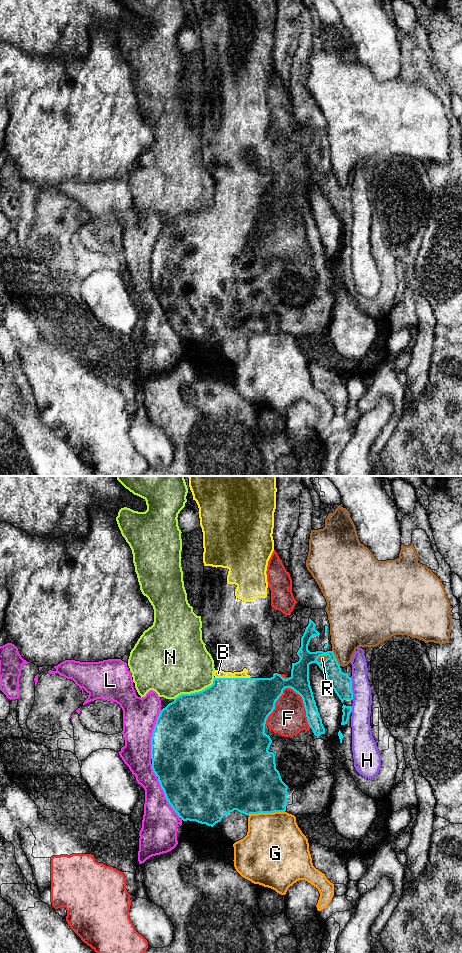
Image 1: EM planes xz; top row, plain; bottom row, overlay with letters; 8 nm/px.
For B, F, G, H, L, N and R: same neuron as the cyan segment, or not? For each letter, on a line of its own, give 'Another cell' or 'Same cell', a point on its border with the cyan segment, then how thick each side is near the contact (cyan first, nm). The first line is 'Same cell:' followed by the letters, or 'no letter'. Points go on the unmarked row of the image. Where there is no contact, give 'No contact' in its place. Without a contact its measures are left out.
Same cell: B
B: Same cell. Touches cyan at xz (232, 198). Thickness 500 nm (cyan) against 60 nm
F: Another cell. Touches cyan at xz (278, 218). Thickness 400 nm (cyan) against 280 nm
G: Another cell. Touches cyan at xz (266, 332). Thickness 460 nm (cyan) against 460 nm
H: Another cell. Touches cyan at xz (351, 208). Thickness 160 nm (cyan) against 160 nm
L: Another cell. Touches cyan at xz (152, 254). Thickness 500 nm (cyan) against 280 nm
N: Another cell. Touches cyan at xz (196, 212). Thickness 500 nm (cyan) against 460 nm
R: Another cell. Touches cyan at xz (335, 178). Thickness 160 nm (cyan) against 300 nm

